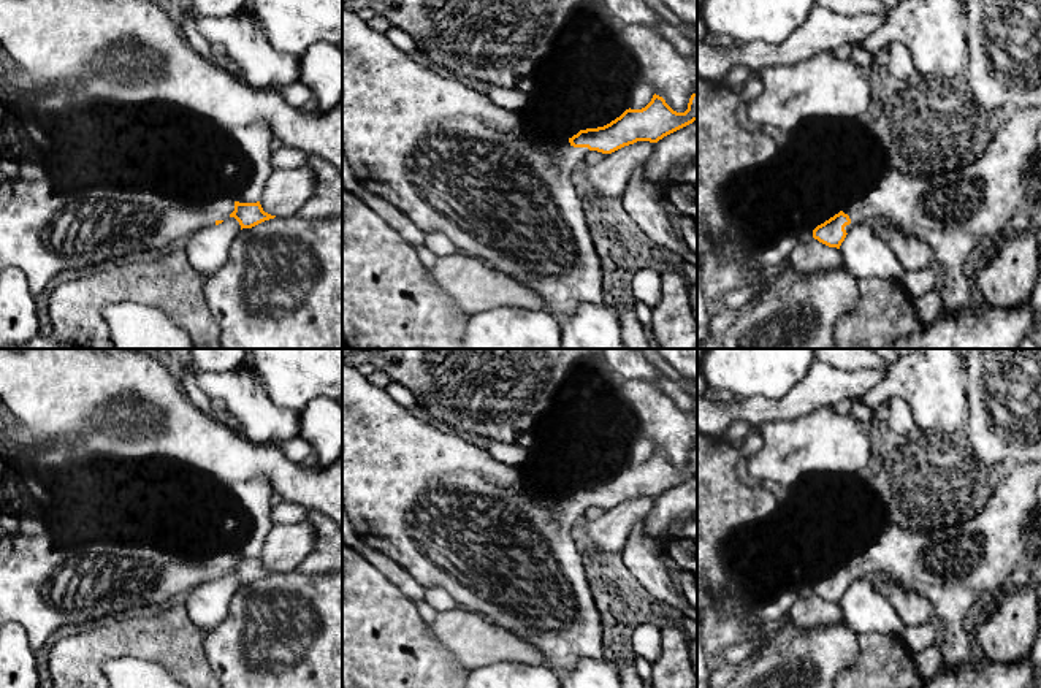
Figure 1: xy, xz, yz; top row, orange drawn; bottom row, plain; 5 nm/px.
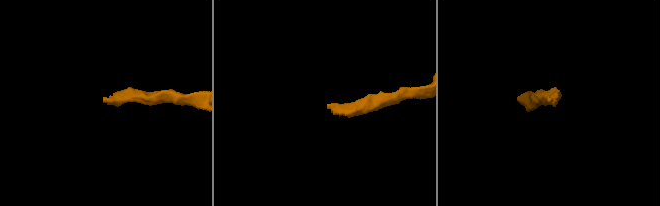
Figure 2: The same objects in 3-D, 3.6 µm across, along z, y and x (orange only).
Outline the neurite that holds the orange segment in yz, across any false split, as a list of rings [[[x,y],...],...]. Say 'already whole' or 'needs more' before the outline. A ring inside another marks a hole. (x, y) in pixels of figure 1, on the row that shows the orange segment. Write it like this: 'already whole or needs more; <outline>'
needs more; [[[1041,108],[1014,109],[995,120],[984,154],[955,171],[916,176],[889,168],[867,195],[818,225],[813,230],[813,238],[829,247],[840,249],[852,227],[864,222],[890,224],[925,243],[943,266],[941,287],[946,301],[941,314],[962,311],[973,301],[974,295],[974,287],[963,271],[967,257],[976,246],[997,235],[1027,203],[1024,179],[1035,171],[1039,127]]]

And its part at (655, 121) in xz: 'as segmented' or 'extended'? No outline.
extended

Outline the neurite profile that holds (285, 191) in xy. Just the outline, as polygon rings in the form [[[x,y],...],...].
[[[303,163],[288,170],[273,170],[260,204],[265,212],[276,217],[288,217],[306,203],[315,190],[315,174]]]

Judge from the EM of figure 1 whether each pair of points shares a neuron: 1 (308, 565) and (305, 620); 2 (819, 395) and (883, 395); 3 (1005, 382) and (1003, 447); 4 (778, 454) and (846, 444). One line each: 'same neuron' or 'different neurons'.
1: different neurons
2: different neurons
3: same neuron
4: same neuron

